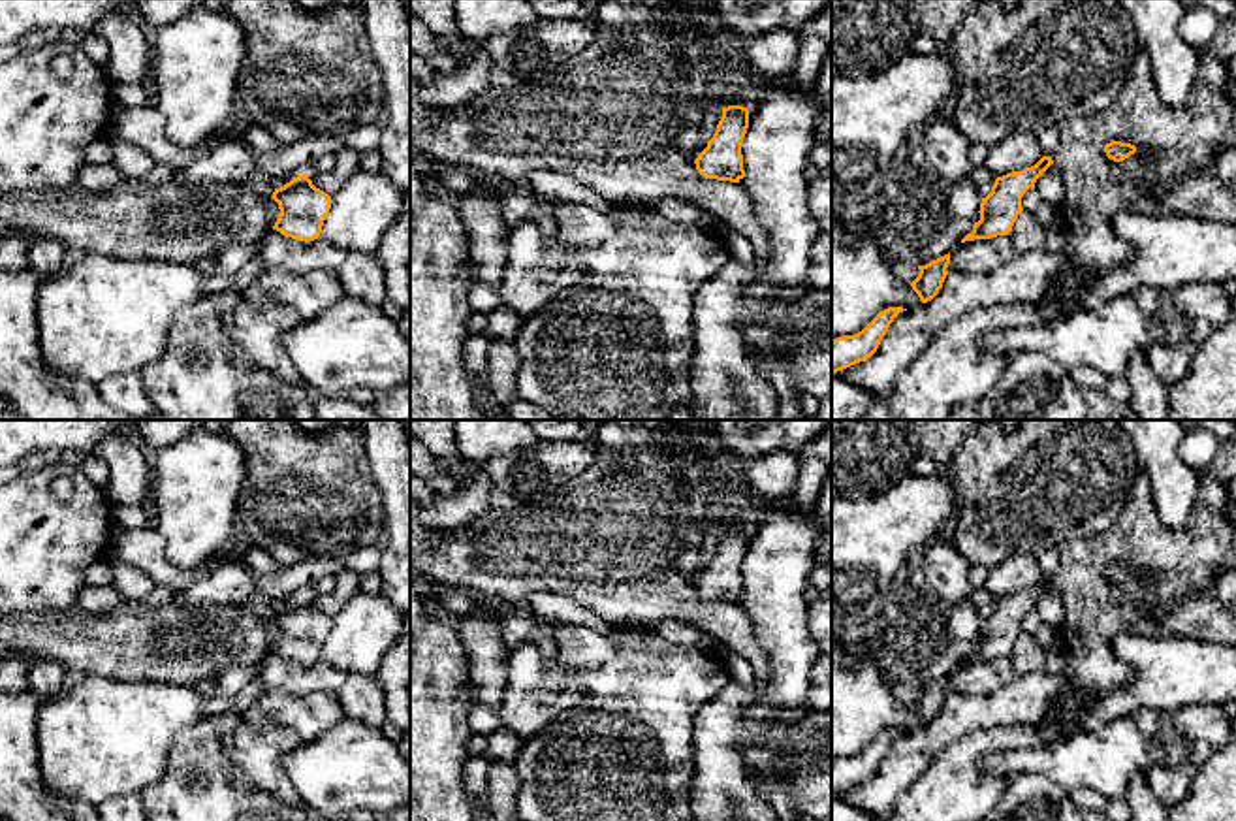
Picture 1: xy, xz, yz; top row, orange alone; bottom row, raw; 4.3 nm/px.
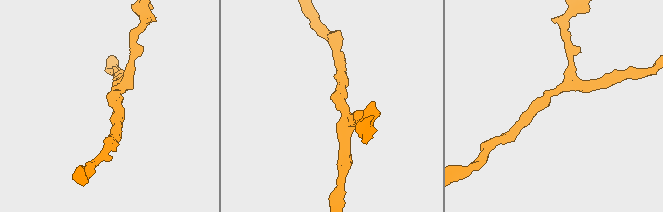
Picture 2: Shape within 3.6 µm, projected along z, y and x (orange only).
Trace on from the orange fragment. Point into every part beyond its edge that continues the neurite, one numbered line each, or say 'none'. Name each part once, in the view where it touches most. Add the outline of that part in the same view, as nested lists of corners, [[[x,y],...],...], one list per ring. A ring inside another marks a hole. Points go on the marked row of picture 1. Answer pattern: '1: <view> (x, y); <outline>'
none

